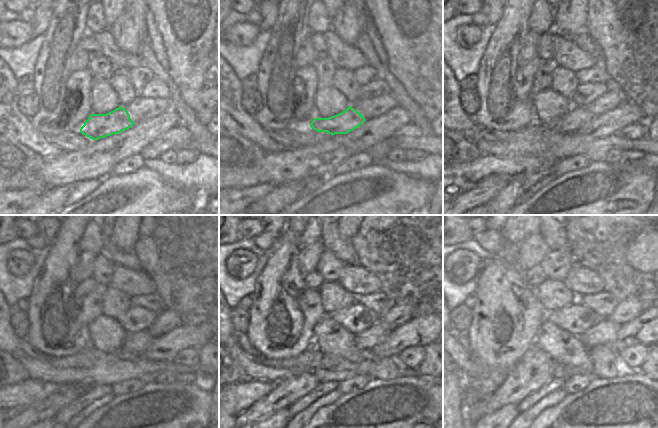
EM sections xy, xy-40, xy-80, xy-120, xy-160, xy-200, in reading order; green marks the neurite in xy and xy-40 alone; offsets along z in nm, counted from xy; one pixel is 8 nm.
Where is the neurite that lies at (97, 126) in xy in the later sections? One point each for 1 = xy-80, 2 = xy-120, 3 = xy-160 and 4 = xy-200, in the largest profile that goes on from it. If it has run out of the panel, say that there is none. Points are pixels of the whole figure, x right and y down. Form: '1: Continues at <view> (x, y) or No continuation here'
1: Continues at xy-80 (570, 122)
2: Continues at xy-120 (135, 343)
3: Continues at xy-160 (365, 341)
4: Continues at xy-200 (603, 332).

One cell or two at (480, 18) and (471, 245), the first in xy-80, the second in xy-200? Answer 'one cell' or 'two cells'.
two cells

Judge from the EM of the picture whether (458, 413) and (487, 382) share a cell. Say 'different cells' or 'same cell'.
different cells

